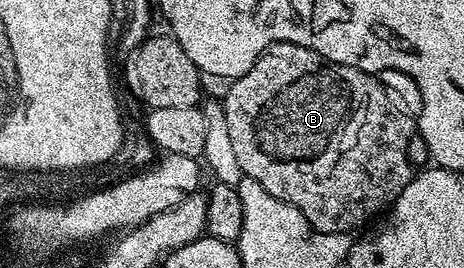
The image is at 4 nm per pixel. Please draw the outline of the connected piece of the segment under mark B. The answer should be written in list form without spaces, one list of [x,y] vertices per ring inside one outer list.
[[[271,44],[259,55],[257,62],[253,62],[253,66],[244,76],[238,76],[236,80],[232,80],[226,85],[227,96],[222,97],[226,121],[229,124],[230,141],[233,144],[233,152],[240,164],[242,175],[248,180],[261,182],[261,186],[265,186],[265,190],[269,190],[269,194],[273,194],[278,200],[289,202],[294,208],[301,210],[303,217],[311,223],[311,227],[316,228],[319,232],[351,234],[354,233],[354,228],[362,229],[364,227],[362,224],[366,220],[374,221],[380,213],[390,209],[395,199],[401,194],[401,190],[405,190],[405,186],[409,186],[409,182],[413,178],[413,165],[407,153],[413,135],[413,120],[411,124],[410,118],[405,113],[398,112],[391,105],[391,100],[387,97],[387,92],[379,80],[382,79],[370,72],[362,72],[353,66],[341,66],[337,62],[329,62],[321,54],[317,54],[305,46]]]

